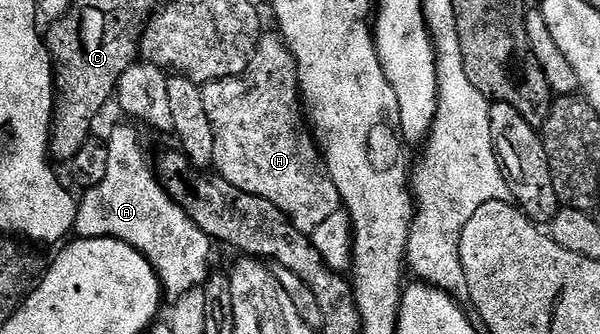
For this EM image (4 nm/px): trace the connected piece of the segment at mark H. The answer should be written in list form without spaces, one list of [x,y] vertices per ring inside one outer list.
[[[280,40],[265,41],[258,54],[262,61],[248,74],[248,82],[239,83],[237,78],[223,79],[226,89],[216,90],[216,98],[212,98],[211,120],[218,139],[218,163],[220,162],[218,173],[230,185],[262,196],[278,204],[278,208],[288,209],[295,215],[293,222],[297,228],[311,232],[326,220],[337,217],[336,186],[328,183],[328,174],[322,174],[324,166],[319,166],[320,158],[316,158],[311,143],[308,143],[308,134],[304,134],[304,126],[297,126],[298,116],[294,113],[293,76],[290,65],[293,55],[289,47]]]

